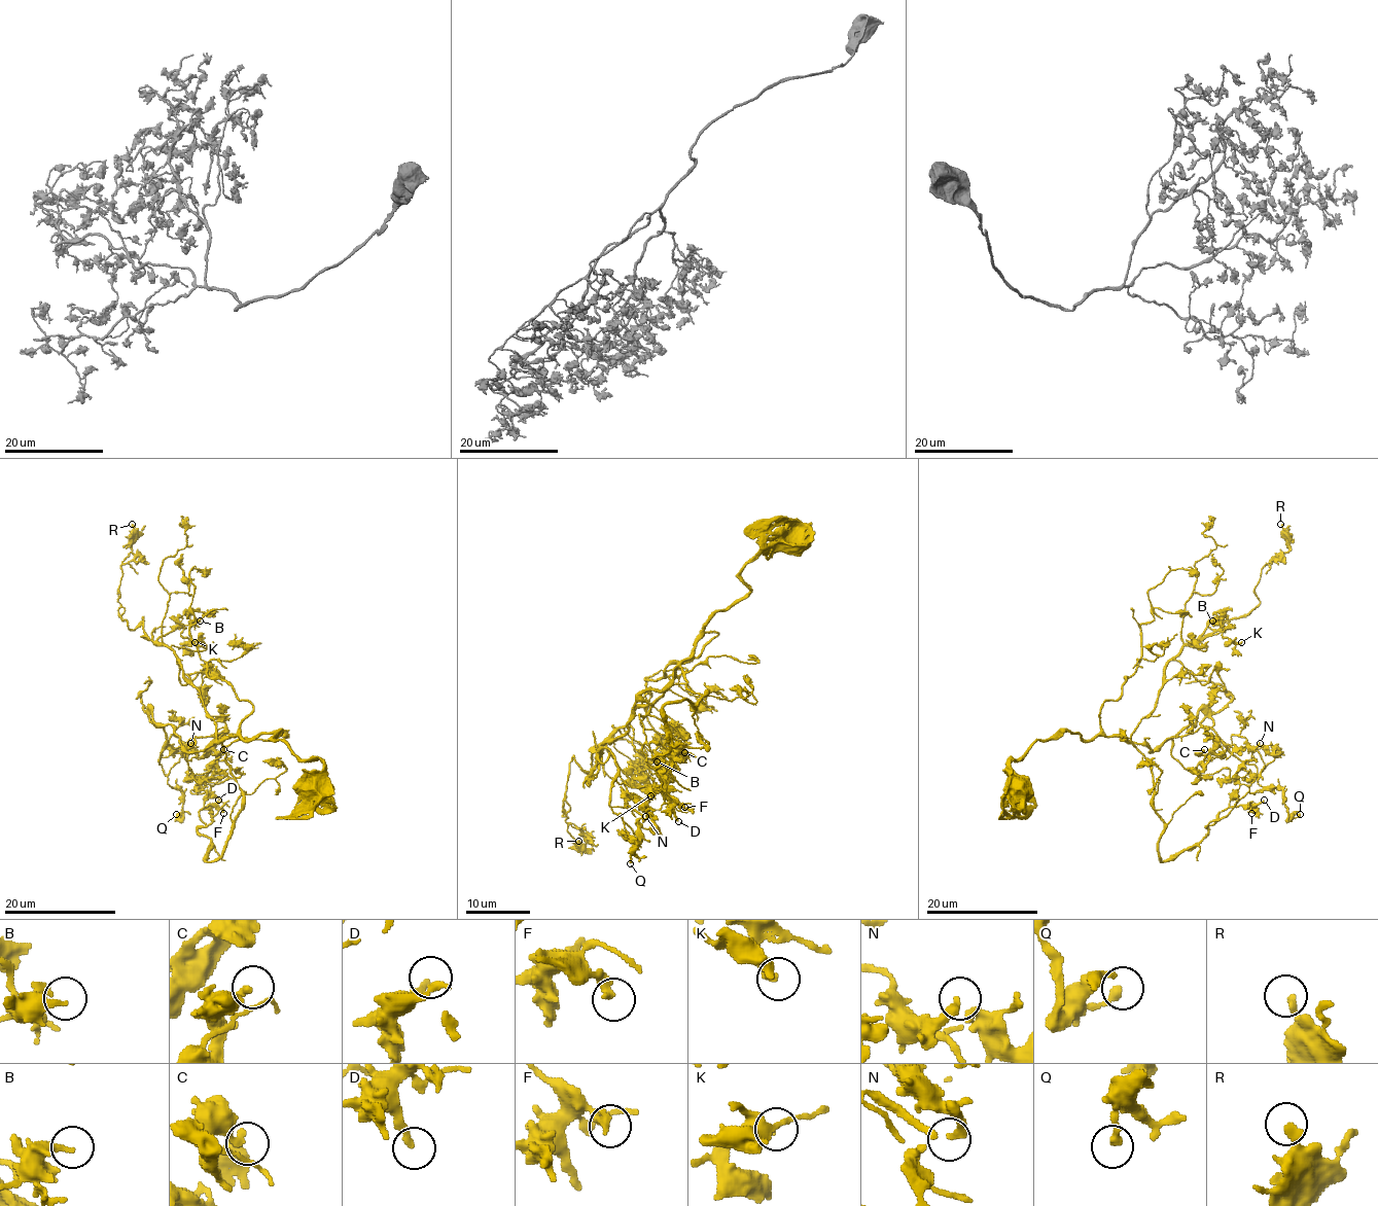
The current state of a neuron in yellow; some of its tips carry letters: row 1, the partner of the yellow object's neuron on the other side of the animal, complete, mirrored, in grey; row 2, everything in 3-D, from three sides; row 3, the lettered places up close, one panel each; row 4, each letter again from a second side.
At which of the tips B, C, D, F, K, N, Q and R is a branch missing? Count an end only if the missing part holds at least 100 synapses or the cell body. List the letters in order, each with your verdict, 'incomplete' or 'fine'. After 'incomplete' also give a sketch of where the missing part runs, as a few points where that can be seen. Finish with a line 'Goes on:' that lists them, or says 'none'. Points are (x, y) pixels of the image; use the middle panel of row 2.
B: fine
C: fine
D: fine
F: fine
K: fine
N: fine
Q: fine
R: fine
Goes on: none

